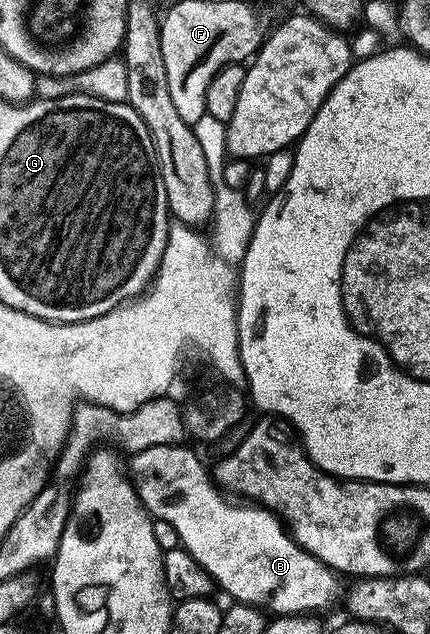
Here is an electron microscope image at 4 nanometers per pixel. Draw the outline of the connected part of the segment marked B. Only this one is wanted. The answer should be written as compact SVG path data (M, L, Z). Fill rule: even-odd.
M148 446L148 450L129 457L128 472L142 505L155 520L172 525L179 545L196 558L215 585L231 596L231 601L266 606L270 600L274 614L317 613L317 608L324 607L334 596L336 576L332 569L304 551L274 513L242 502L229 504L212 483L208 468L186 447Z

